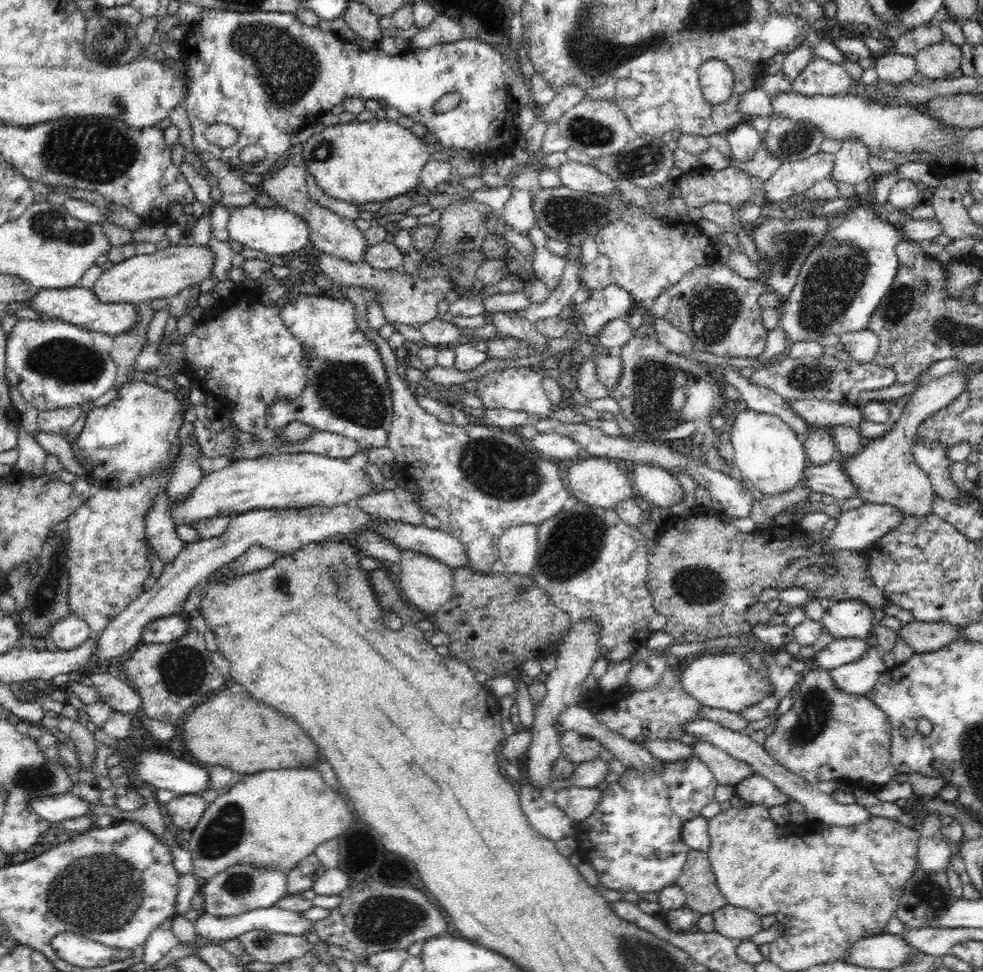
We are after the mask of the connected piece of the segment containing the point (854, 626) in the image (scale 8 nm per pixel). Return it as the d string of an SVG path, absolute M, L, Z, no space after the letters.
M858 600L832 604L821 620L834 639L866 639L874 626L874 610Z

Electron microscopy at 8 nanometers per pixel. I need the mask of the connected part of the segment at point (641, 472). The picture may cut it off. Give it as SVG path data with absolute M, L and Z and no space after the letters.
M636 463L629 472L634 476L638 496L657 507L671 507L684 500L684 488L676 476L661 466Z

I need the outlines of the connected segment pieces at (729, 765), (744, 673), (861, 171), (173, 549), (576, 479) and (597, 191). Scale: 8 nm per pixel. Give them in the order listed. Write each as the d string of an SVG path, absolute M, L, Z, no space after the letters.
M700 740L692 743L690 747L693 750L693 756L704 761L718 783L722 785L736 786L741 780L757 773L746 762L730 756L709 742Z
M716 654L699 656L690 665L683 668L681 683L684 692L695 698L700 704L710 708L724 709L728 712L741 713L767 696L770 678L760 671L752 669L748 661L736 654Z
M857 139L843 141L842 148L836 152L836 163L831 174L836 183L851 186L873 181L876 176L869 165L869 148Z
M162 488L152 500L144 518L147 544L153 547L164 564L170 564L185 544L175 531L176 524L168 512L168 504L167 489Z
M607 457L576 458L578 462L574 466L568 466L568 488L570 492L584 504L606 509L614 509L618 503L632 497L632 486L628 480L628 471L615 460Z
M568 161L558 168L558 176L562 185L571 190L580 190L595 196L621 196L622 200L622 193L618 195L618 184L593 166Z

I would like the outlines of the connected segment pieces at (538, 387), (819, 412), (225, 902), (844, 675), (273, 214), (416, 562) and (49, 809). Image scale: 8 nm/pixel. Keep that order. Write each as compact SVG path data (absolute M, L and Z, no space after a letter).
M532 367L507 368L501 371L493 371L477 379L476 395L484 404L484 409L505 408L512 411L527 412L534 421L550 417L556 405L546 396L541 380L543 371L533 370Z
M805 399L786 401L792 411L798 413L806 423L813 427L848 425L860 432L860 424L864 422L863 409L855 405L844 406L836 402Z
M234 864L204 881L200 894L205 898L205 911L218 918L240 916L252 909L270 908L286 894L288 876L278 868L257 868L248 864Z
M868 648L866 656L852 664L844 664L830 671L834 685L848 694L864 695L875 687L878 679L888 670L879 648Z
M252 203L248 207L236 207L229 217L227 229L232 241L244 247L264 252L278 261L280 257L295 253L310 244L308 225L295 212L288 212L278 206L261 207Z
M402 550L399 562L400 592L405 600L416 607L418 611L432 617L444 603L452 597L452 584L454 584L453 569L447 564L431 556L416 552L415 550Z
M76 791L66 792L64 794L43 796L38 799L30 799L27 802L27 807L35 812L39 818L48 822L62 822L71 818L78 818L82 815L91 815L92 804L87 800L79 797Z

